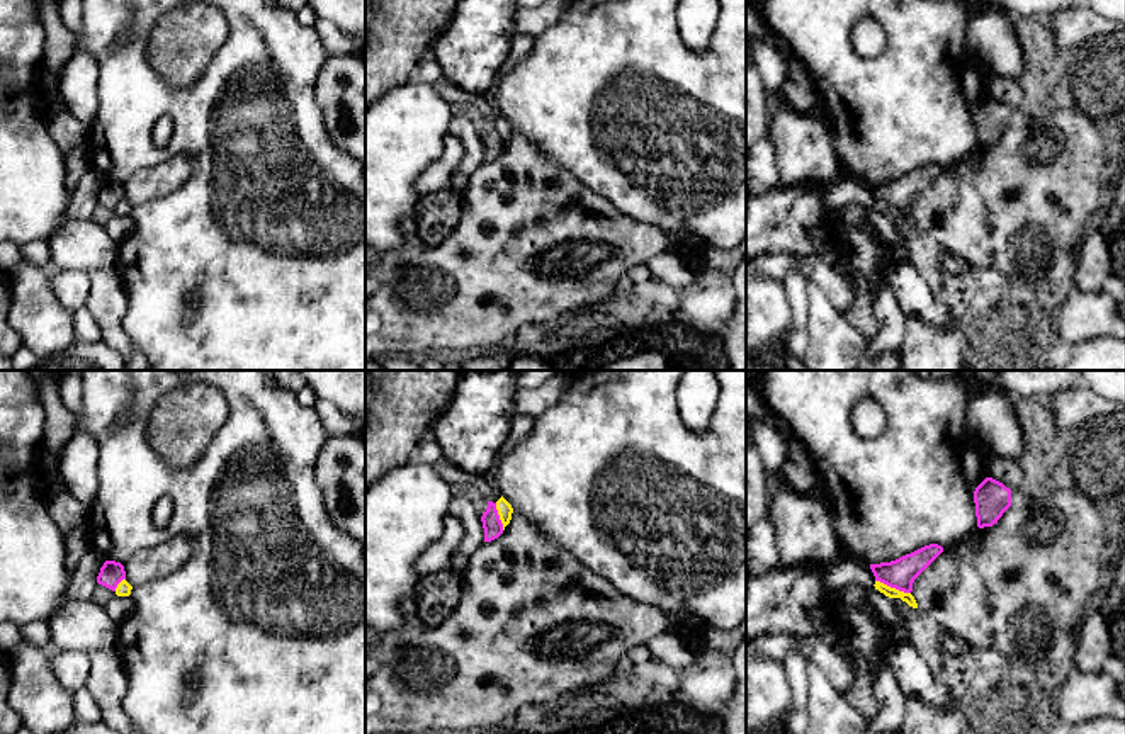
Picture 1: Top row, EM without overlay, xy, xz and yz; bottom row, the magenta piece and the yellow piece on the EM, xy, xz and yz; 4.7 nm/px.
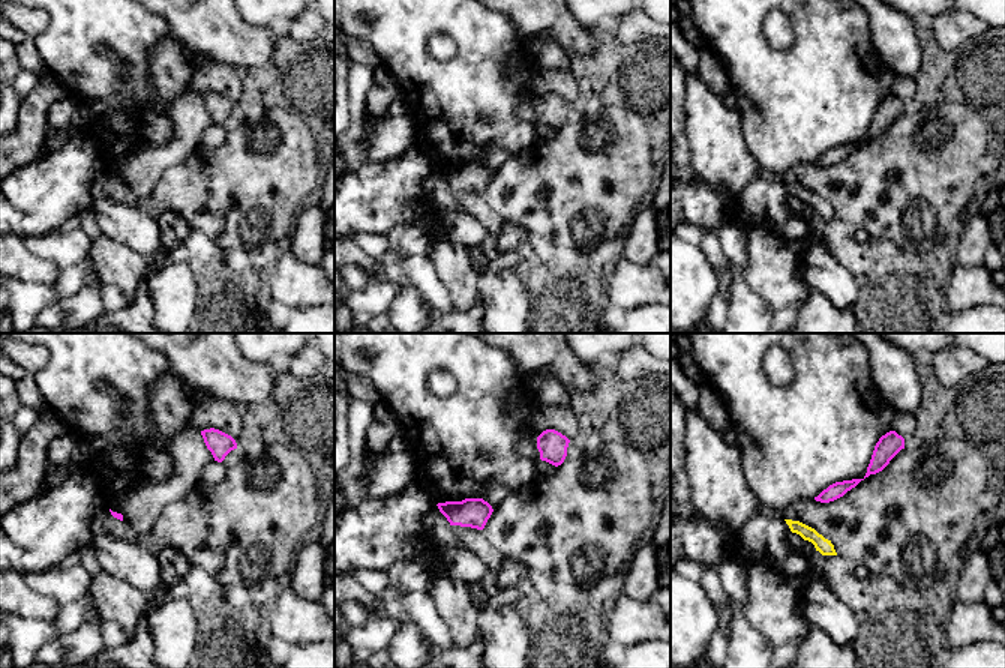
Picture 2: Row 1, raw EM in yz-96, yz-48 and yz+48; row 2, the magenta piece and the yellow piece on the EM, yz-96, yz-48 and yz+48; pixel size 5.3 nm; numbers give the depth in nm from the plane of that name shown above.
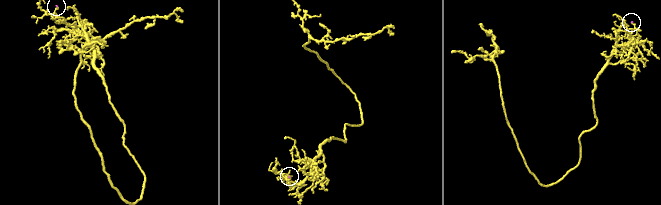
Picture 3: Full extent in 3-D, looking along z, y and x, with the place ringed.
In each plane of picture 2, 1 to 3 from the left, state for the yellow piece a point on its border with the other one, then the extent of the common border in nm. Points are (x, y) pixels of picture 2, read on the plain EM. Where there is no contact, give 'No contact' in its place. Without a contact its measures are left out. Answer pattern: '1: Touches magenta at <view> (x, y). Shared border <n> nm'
1: No contact
2: No contact
3: No contact

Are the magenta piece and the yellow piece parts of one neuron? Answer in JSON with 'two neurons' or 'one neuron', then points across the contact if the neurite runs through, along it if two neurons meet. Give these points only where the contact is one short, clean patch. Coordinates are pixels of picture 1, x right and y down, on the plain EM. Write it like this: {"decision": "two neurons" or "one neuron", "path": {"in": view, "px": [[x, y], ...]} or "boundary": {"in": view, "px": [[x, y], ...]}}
{"decision": "two neurons", "boundary": {"in": "yz", "px": [[876, 199], [910, 213]]}}

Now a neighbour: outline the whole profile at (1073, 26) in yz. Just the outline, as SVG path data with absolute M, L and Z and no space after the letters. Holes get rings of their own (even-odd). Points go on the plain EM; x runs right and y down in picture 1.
M1083 3L1050 15L1047 25L1054 34L1055 44L1064 49L1115 32L1122 27Z

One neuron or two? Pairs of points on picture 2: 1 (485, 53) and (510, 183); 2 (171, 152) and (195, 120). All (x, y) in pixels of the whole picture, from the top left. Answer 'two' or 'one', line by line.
1: two
2: one

